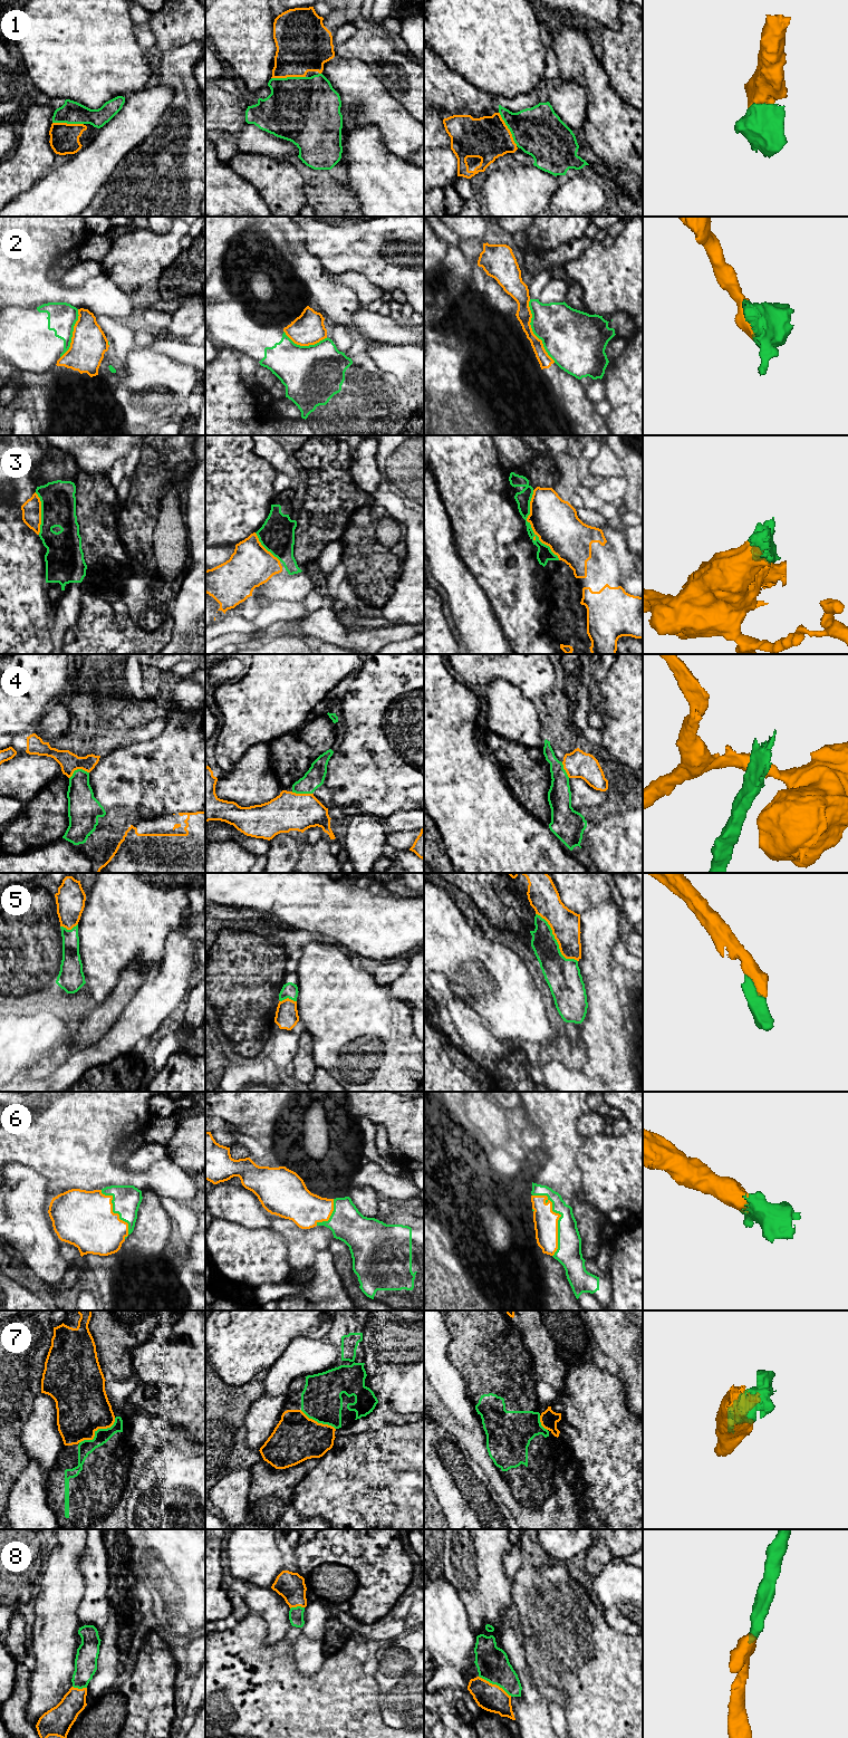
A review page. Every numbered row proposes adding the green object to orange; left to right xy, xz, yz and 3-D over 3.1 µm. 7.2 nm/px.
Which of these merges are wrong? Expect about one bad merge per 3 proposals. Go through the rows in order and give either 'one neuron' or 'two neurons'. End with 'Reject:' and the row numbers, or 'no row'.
1: one neuron
2: two neurons
3: two neurons
4: two neurons
5: one neuron
6: one neuron
7: two neurons
8: one neuron
Reject: 2, 3, 4, 7

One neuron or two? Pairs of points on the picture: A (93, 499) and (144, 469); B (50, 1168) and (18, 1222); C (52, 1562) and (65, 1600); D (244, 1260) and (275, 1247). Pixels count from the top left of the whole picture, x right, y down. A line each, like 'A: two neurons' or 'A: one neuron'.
A: two neurons
B: two neurons
C: one neuron
D: one neuron

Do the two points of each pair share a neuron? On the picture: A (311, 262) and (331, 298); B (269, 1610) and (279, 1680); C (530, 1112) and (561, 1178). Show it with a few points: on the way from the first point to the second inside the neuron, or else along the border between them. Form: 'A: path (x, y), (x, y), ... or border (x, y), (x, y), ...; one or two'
A: path (311, 271), (324, 289); one
B: border (263, 1619), (264, 1642), (280, 1642); two
C: path (547, 1125), (560, 1139), (560, 1161); one

